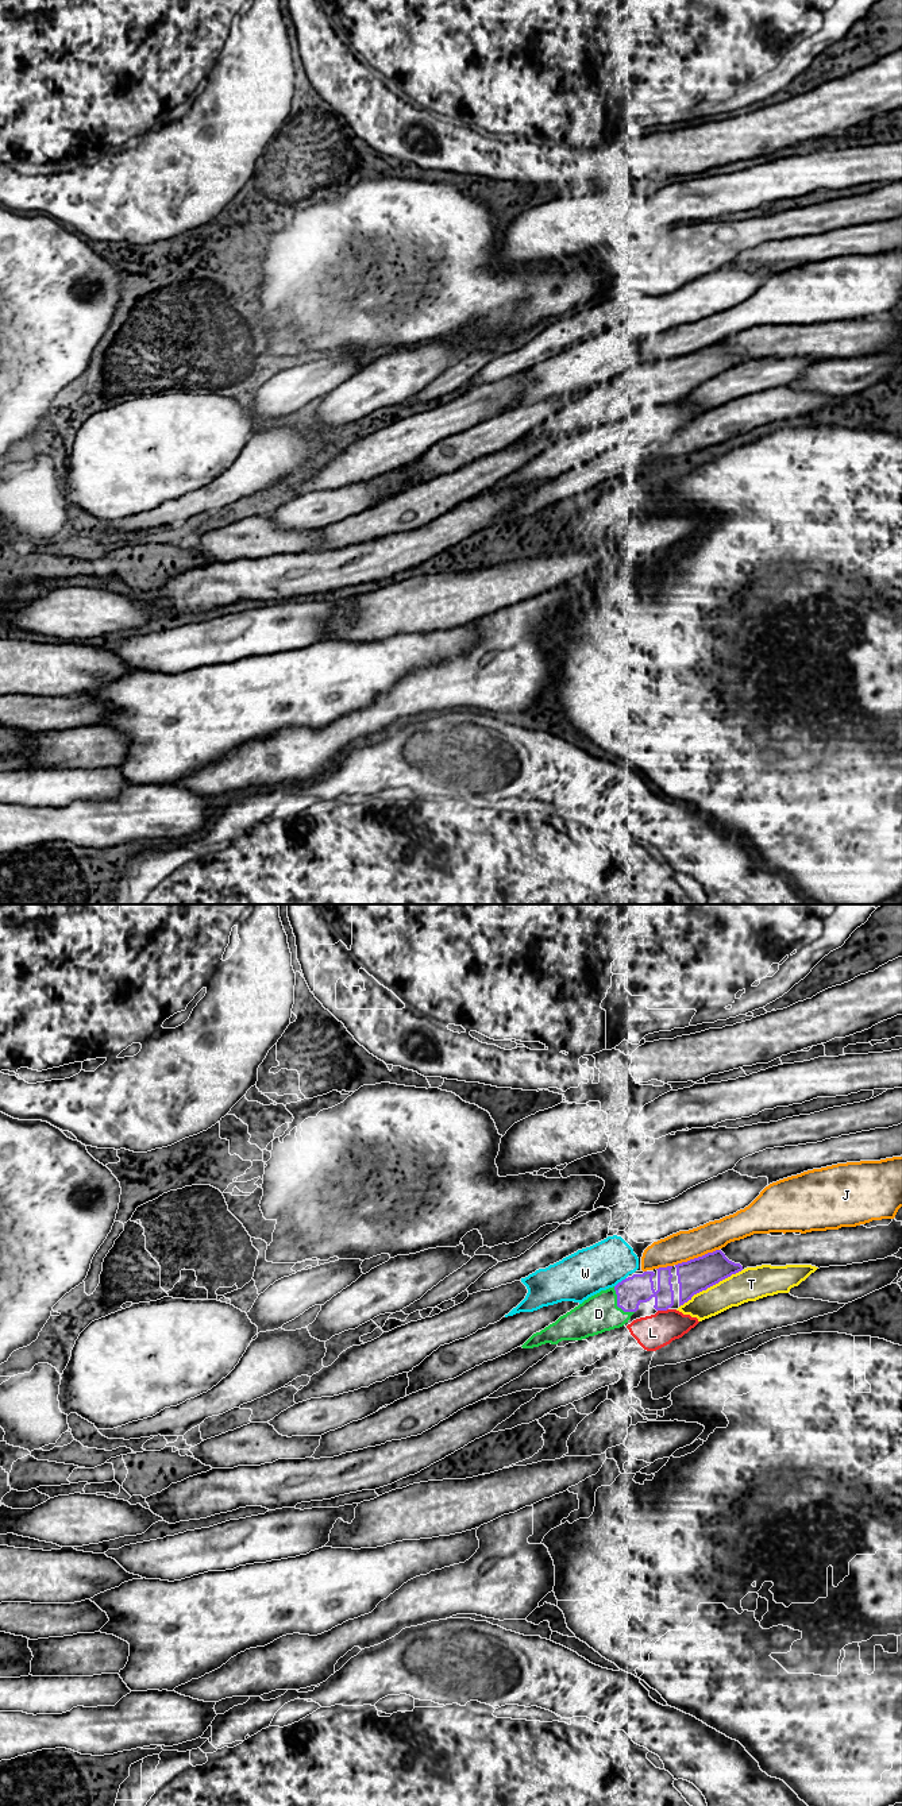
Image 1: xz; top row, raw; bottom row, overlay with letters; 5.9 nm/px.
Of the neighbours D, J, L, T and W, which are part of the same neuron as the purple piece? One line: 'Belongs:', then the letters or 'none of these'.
Belongs: D

